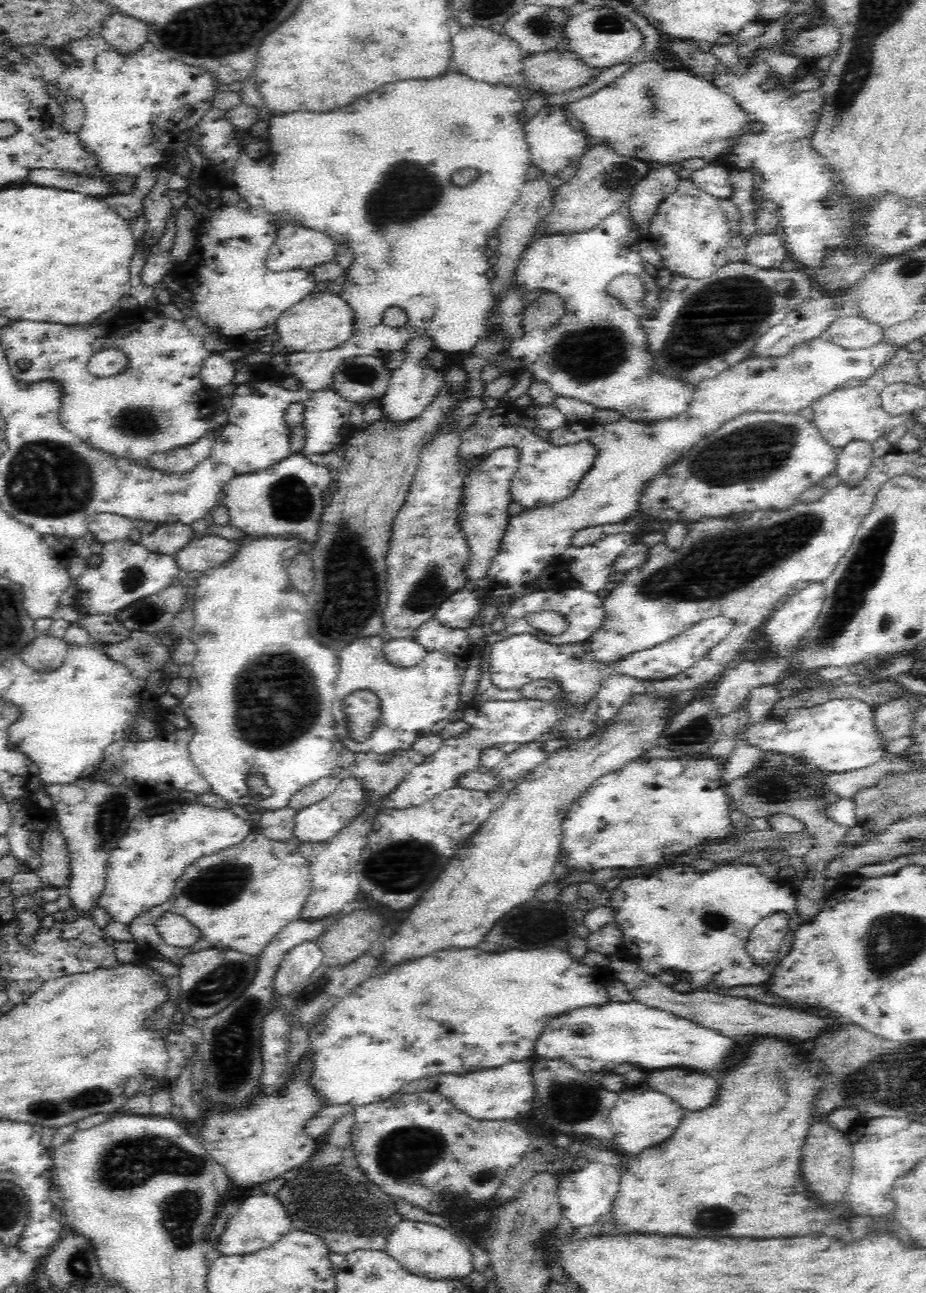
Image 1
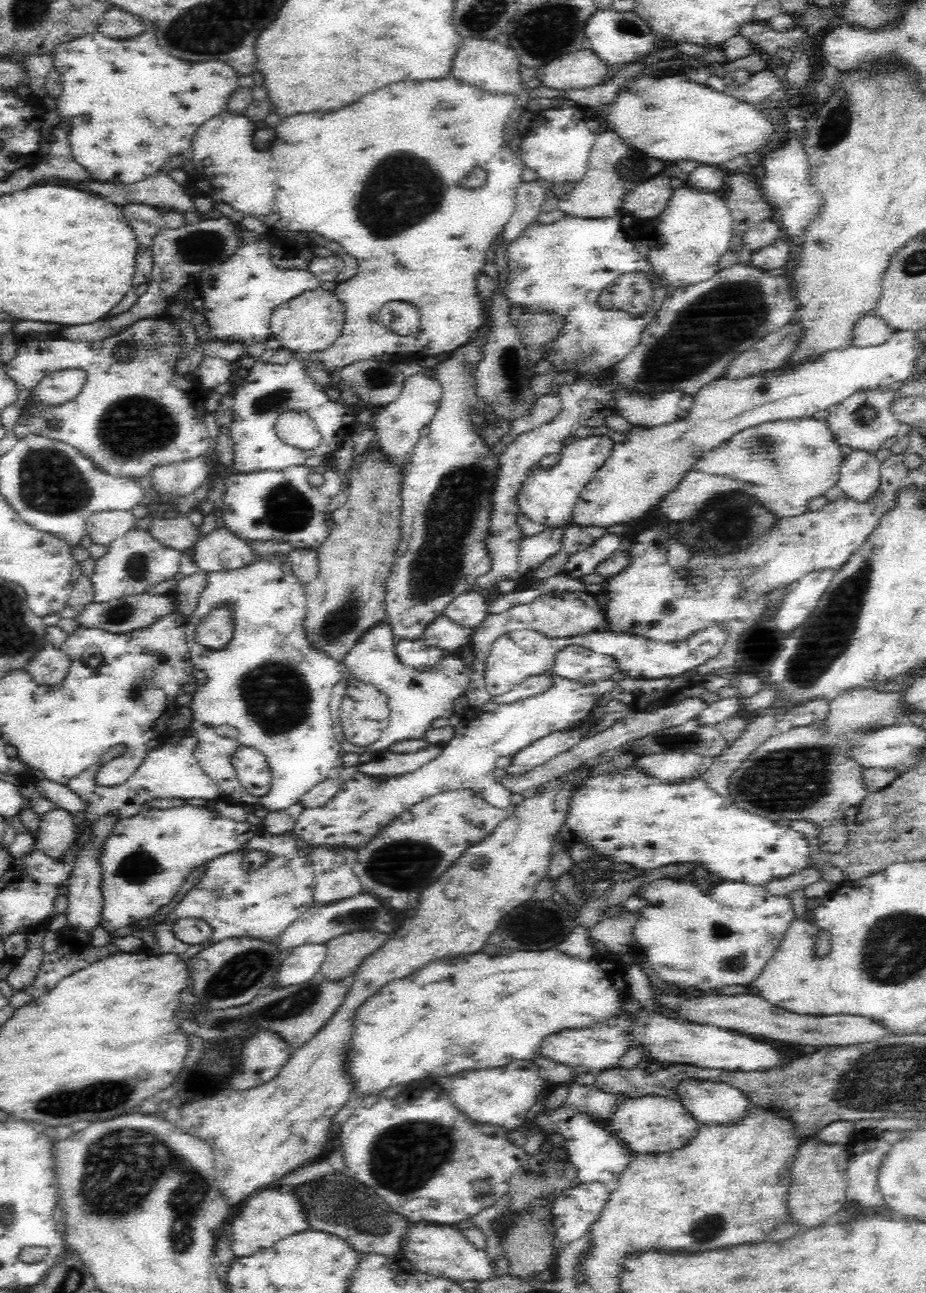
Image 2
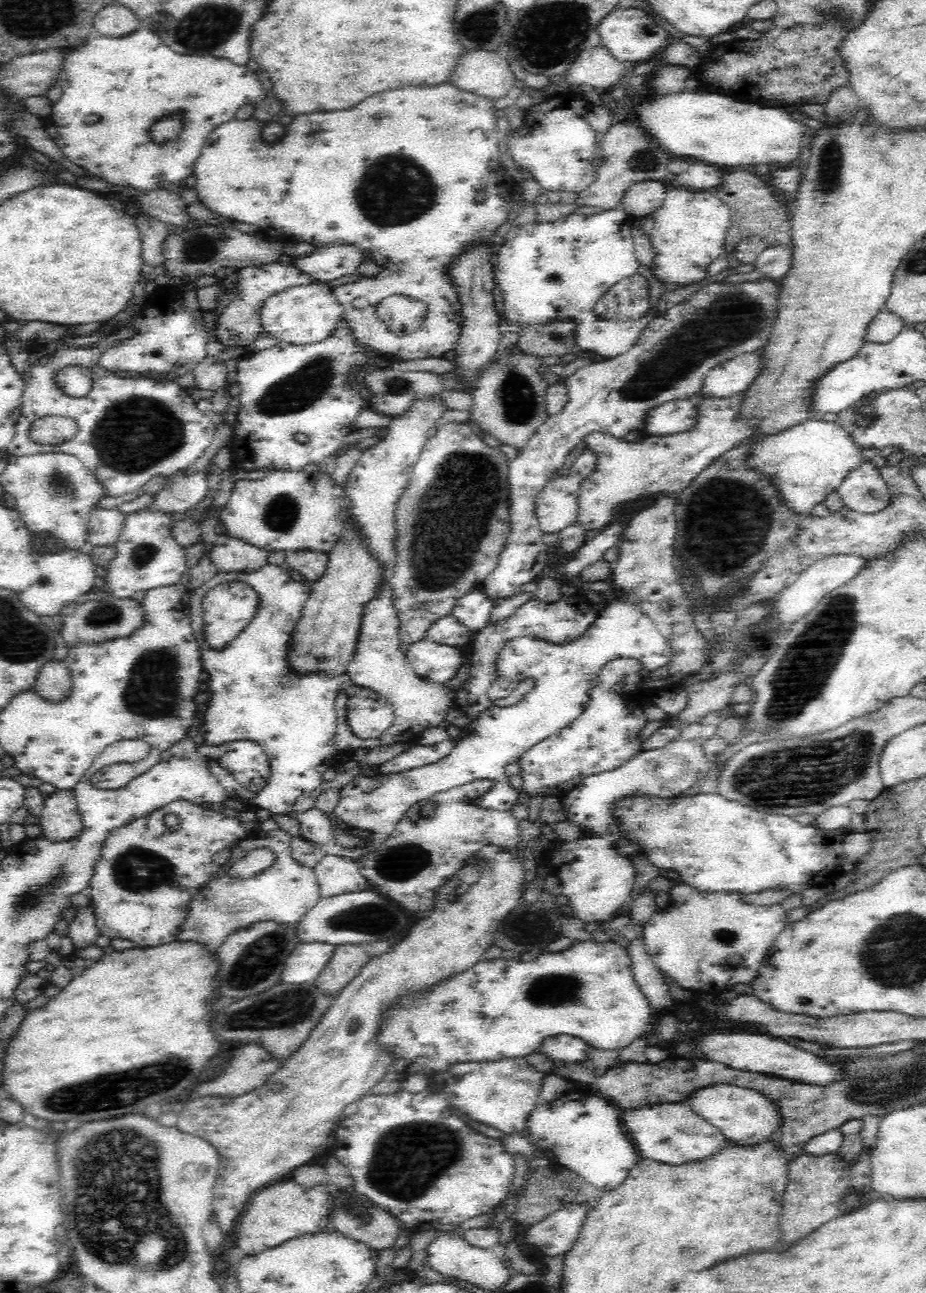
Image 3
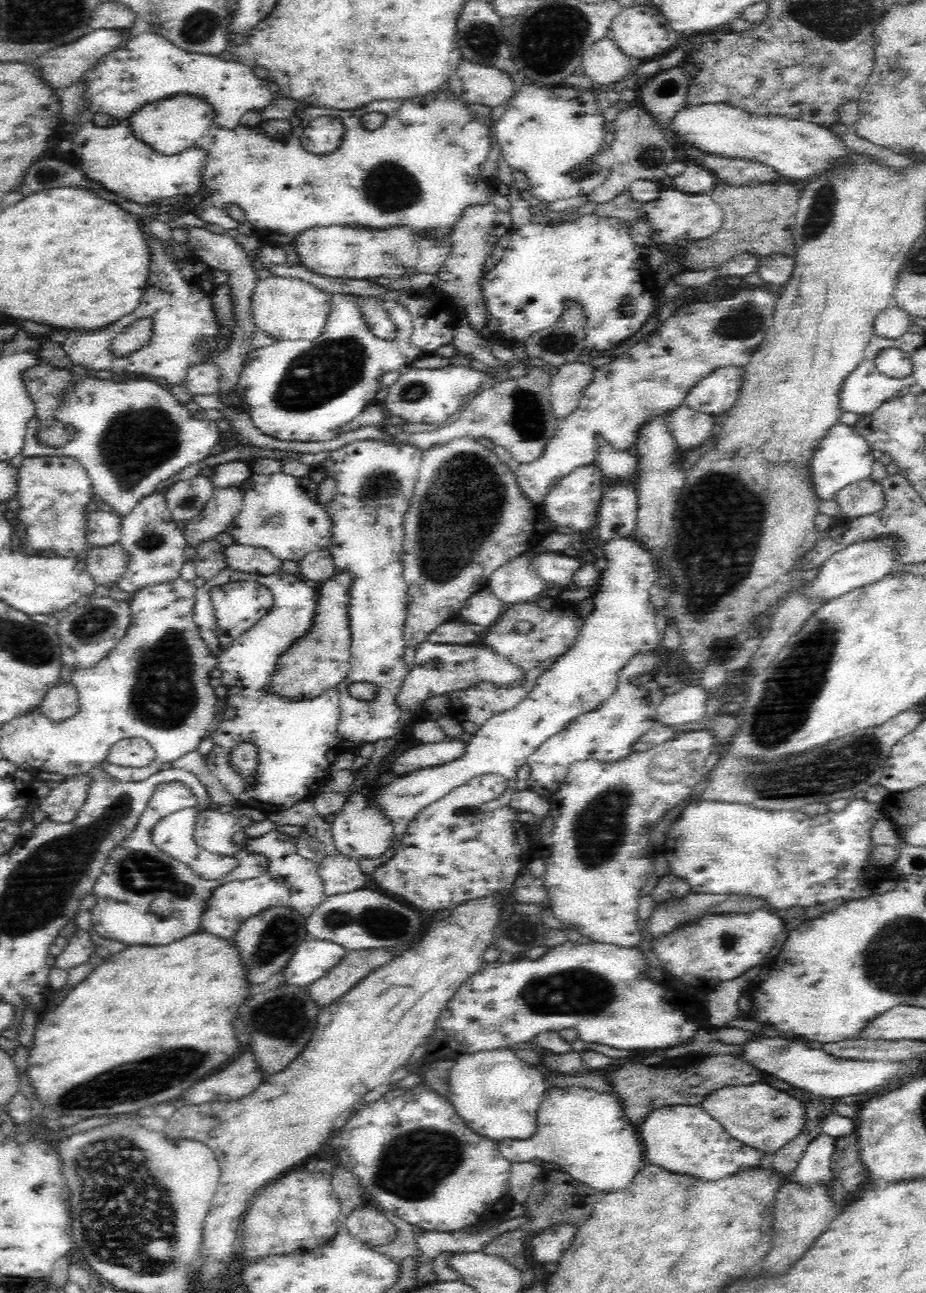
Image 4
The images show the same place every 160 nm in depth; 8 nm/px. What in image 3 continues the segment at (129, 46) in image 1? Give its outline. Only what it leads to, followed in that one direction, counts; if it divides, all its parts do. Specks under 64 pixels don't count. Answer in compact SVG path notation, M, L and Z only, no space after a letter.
M106 6L94 18L94 26L102 37L126 36L140 28L140 22L134 12L124 6Z

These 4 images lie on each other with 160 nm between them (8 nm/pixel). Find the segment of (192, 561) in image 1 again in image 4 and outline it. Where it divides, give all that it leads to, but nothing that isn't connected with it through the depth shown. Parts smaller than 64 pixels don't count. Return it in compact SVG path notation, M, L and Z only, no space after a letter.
M236 541L224 547L223 558L226 559L228 568L232 570L259 575L274 574L282 568L283 563L267 549L237 544Z

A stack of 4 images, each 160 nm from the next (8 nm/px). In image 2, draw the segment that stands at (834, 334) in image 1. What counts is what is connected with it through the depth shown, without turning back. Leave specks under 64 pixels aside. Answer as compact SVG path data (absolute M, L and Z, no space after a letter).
M872 314L862 315L857 321L851 331L852 346L860 348L878 346L886 342L886 339L895 332L881 318L876 318Z

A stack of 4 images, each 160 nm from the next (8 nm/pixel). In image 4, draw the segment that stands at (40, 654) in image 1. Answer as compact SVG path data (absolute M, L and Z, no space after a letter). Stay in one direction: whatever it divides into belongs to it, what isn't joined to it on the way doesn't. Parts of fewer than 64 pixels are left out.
M58 678L44 694L41 711L54 720L68 718L78 710L78 699L75 684Z

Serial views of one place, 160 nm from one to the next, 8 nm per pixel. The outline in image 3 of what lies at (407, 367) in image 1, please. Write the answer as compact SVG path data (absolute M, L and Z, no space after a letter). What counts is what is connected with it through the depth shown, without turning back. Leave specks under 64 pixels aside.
M418 397L410 403L408 410L393 414L391 424L387 426L388 434L378 444L361 452L358 462L343 484L347 514L354 515L361 523L361 531L367 537L371 550L387 569L391 570L395 558L394 513L398 499L410 478L414 463L429 439L427 433L436 428L446 410L448 407L440 397Z

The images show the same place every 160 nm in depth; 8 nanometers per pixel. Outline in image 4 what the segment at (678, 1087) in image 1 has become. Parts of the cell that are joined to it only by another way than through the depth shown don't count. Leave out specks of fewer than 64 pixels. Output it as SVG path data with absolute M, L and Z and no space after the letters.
M756 1082L752 1085L725 1086L711 1091L701 1101L701 1107L706 1114L709 1114L716 1122L719 1122L727 1134L736 1141L743 1142L753 1148L760 1150L769 1156L782 1148L790 1139L796 1138L804 1122L804 1109L802 1103L786 1091L782 1091L768 1085L766 1082Z

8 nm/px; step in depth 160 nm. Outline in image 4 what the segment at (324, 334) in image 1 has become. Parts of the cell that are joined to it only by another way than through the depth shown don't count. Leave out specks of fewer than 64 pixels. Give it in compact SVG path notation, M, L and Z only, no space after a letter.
M270 276L257 280L252 296L252 317L258 330L268 332L276 340L310 340L318 338L326 329L332 308L332 294L317 286L298 280Z

